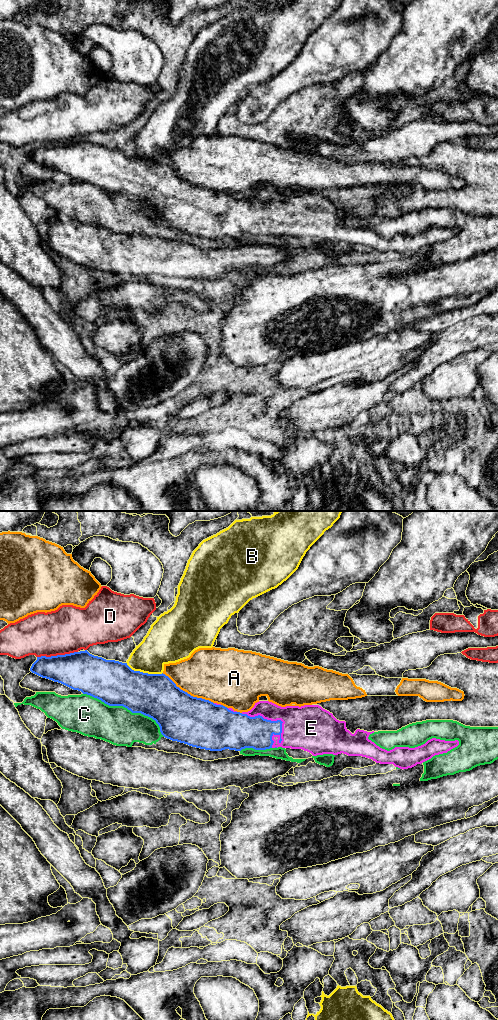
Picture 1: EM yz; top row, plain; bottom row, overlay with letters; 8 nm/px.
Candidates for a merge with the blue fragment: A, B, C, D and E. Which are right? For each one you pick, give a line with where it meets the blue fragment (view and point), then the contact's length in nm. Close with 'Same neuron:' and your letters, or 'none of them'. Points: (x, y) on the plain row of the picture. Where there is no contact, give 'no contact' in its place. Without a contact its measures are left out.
E: meets blue in yz at (272, 209); contact 400 nm long
Same neuron: E

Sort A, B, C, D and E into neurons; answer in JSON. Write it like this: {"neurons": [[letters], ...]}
{"neurons": [["A"], ["B"], ["C"], ["D"], ["E"]]}

